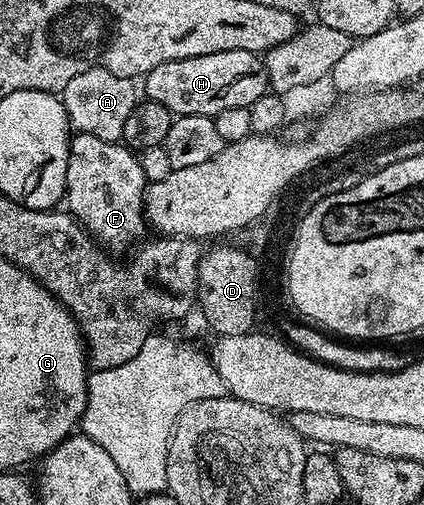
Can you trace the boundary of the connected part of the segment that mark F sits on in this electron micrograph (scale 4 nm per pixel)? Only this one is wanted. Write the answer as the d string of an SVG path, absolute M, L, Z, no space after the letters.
M77 133L70 138L64 202L69 214L100 246L113 253L128 252L146 238L146 186L140 158L128 147L120 142L103 141L103 137L94 135Z

